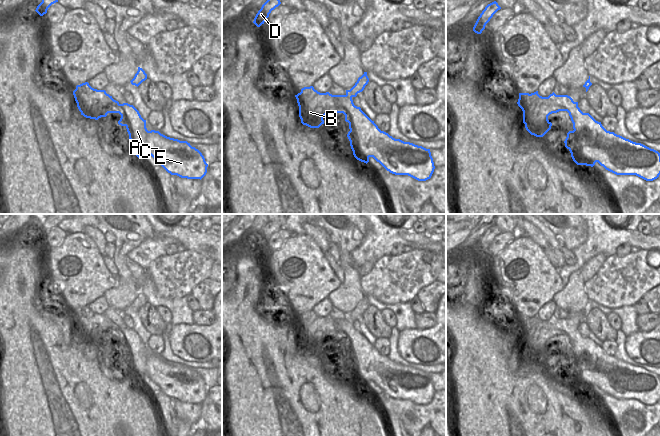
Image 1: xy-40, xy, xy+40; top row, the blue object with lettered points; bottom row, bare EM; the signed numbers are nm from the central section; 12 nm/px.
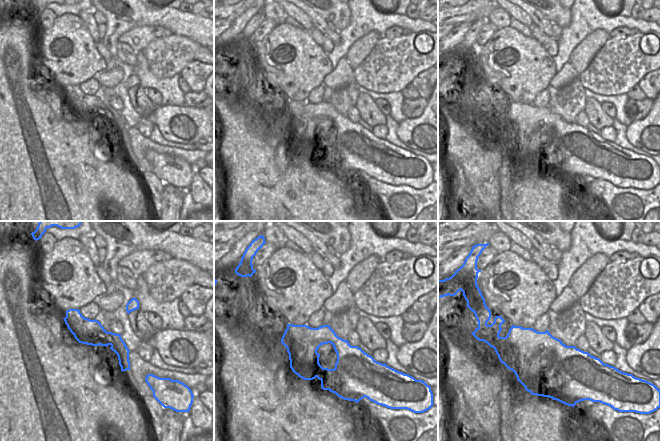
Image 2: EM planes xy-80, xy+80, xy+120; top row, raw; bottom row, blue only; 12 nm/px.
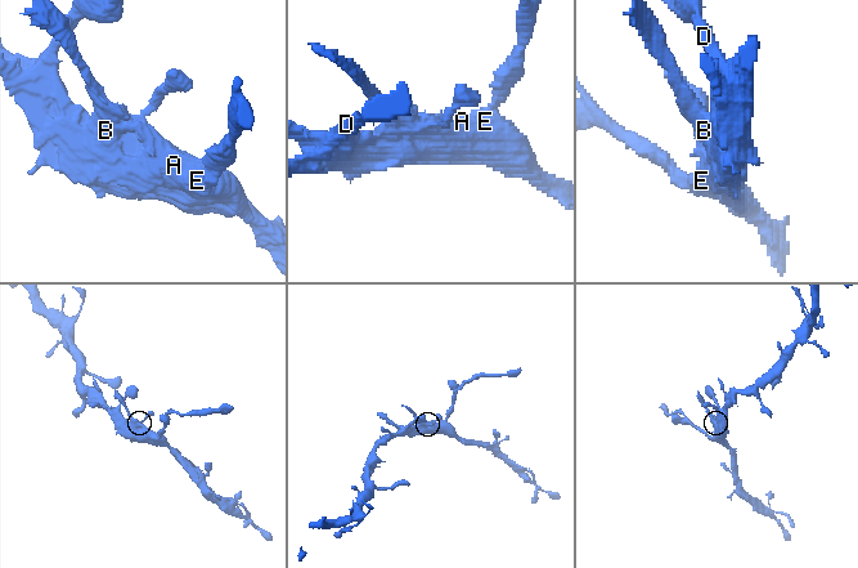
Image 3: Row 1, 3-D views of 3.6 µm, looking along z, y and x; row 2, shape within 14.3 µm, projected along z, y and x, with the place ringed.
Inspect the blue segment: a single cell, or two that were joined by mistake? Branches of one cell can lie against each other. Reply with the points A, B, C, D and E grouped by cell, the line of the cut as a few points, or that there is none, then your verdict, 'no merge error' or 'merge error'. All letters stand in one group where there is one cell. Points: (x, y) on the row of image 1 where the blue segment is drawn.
A B C D E | no cut | no merge error

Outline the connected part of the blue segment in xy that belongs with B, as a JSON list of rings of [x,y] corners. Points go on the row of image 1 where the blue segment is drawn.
[[[364,72],[355,85],[350,90],[346,90],[345,95],[332,95],[329,92],[320,93],[313,86],[302,88],[301,92],[295,95],[299,106],[301,123],[310,128],[319,128],[324,124],[323,118],[326,114],[343,113],[345,121],[349,123],[350,131],[347,137],[350,141],[353,155],[357,160],[367,164],[369,158],[373,157],[392,174],[408,175],[418,181],[430,179],[435,169],[430,149],[393,138],[388,133],[381,131],[360,107],[354,105],[352,98],[362,92],[368,82],[367,72]]]

